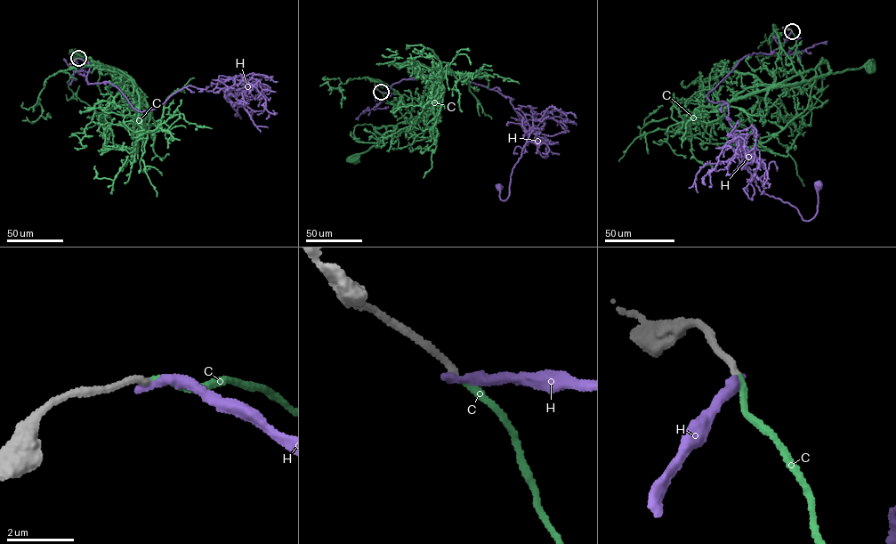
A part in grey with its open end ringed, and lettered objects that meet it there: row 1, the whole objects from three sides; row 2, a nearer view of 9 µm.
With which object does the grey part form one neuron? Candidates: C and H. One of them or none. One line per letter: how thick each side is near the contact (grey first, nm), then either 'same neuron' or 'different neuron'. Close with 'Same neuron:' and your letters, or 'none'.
C: 200/200 nm | same neuron
H: 200/280 nm | different neuron
Same neuron: C

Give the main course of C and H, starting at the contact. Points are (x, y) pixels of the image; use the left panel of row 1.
C: (78, 58), (111, 67), (77, 54)
H: (78, 58), (89, 63), (87, 84), (109, 83), (140, 111), (189, 85), (224, 88), (240, 118), (227, 92)

